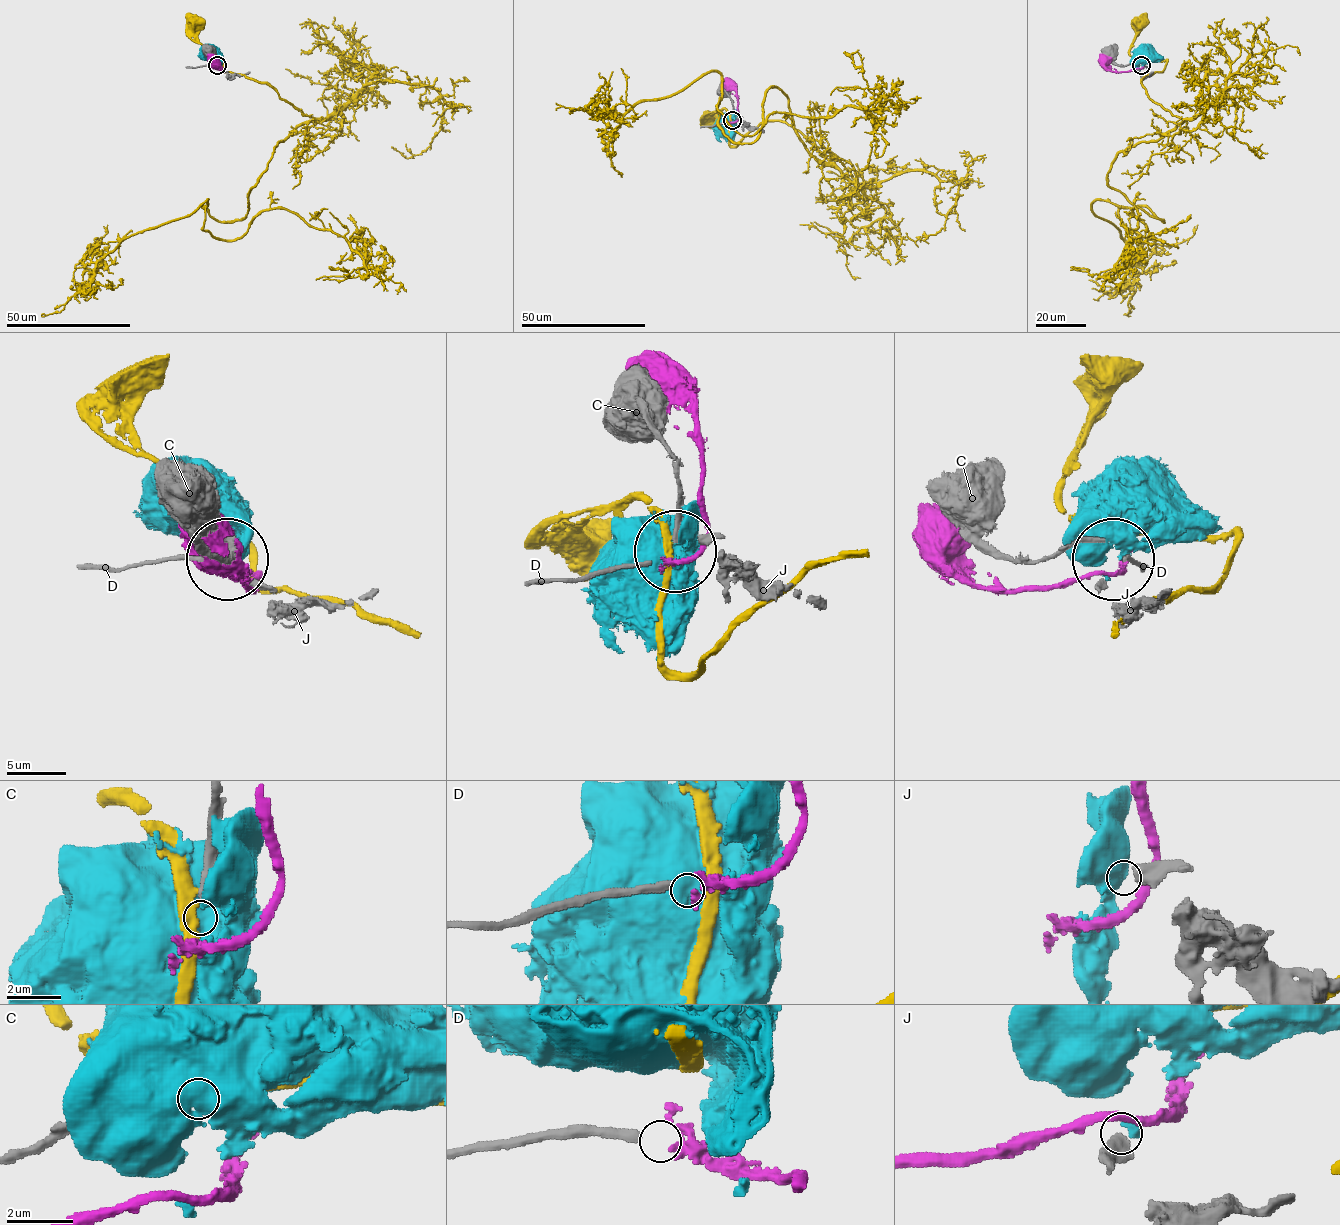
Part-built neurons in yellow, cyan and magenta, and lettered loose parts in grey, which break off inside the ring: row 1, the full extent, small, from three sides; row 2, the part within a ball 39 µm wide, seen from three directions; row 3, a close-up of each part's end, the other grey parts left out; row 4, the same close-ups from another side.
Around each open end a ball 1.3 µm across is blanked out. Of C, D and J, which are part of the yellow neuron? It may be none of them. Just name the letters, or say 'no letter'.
no letter

